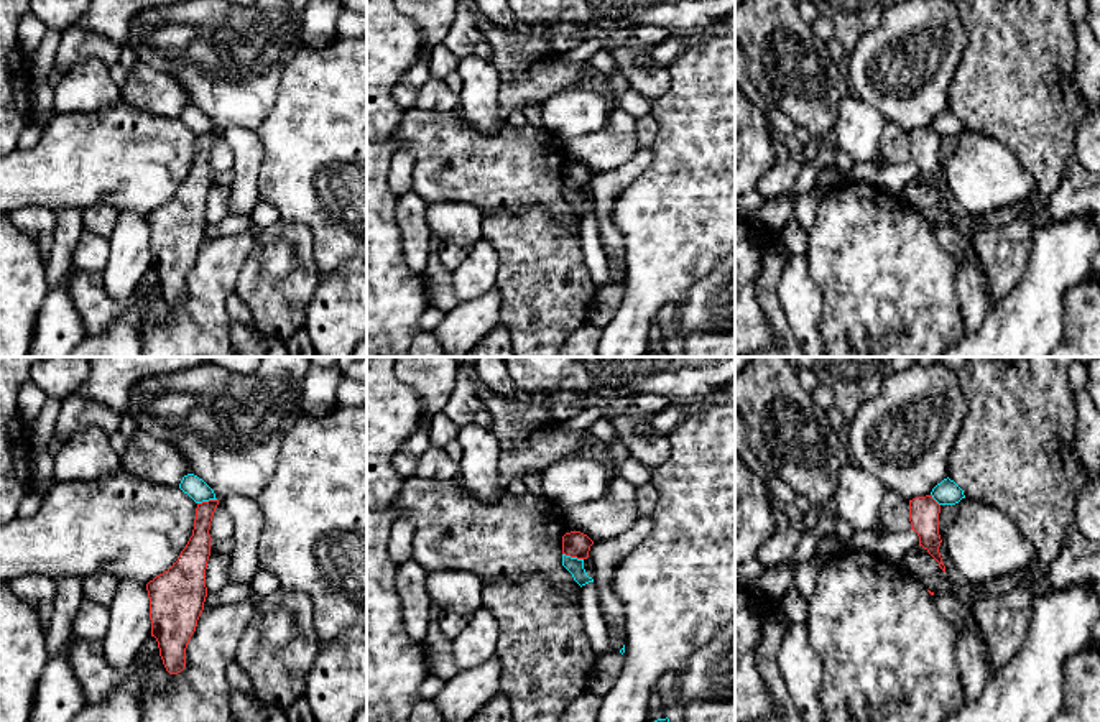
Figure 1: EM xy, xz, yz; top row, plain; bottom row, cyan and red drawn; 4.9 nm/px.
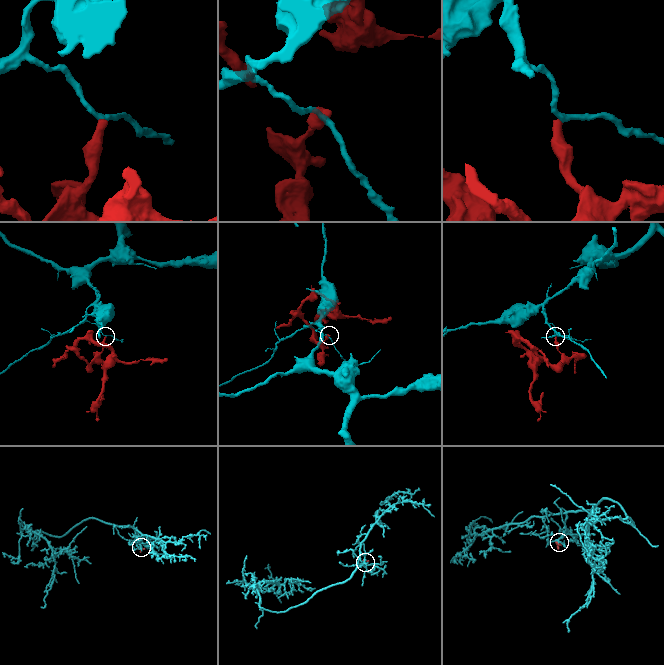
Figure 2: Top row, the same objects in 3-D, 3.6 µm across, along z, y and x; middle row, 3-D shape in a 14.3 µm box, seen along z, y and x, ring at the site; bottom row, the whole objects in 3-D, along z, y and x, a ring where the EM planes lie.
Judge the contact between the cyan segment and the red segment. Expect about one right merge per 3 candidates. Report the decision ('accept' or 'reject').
reject

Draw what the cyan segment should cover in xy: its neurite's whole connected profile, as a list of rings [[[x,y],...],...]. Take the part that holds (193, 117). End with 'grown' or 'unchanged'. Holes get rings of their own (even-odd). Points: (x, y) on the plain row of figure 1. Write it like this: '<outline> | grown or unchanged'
[[[194,105],[184,107],[179,120],[187,125],[196,135],[217,132],[214,122]]] | unchanged

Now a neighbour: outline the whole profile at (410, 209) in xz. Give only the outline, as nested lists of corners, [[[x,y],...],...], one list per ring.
[[[409,191],[395,202],[395,217],[401,230],[401,248],[409,270],[424,275],[429,261],[432,232],[426,220],[426,202]]]

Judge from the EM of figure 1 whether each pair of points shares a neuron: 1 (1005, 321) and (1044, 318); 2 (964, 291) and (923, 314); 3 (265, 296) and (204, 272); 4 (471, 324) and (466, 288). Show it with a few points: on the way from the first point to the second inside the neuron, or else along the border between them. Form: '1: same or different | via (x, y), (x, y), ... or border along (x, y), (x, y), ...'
1: same | via (1015, 321), (1035, 318)
2: different | border along (956, 263), (956, 298), (965, 333)
3: different | border along (252, 249), (240, 265), (232, 291)
4: different | border along (495, 285), (477, 296), (459, 301)

